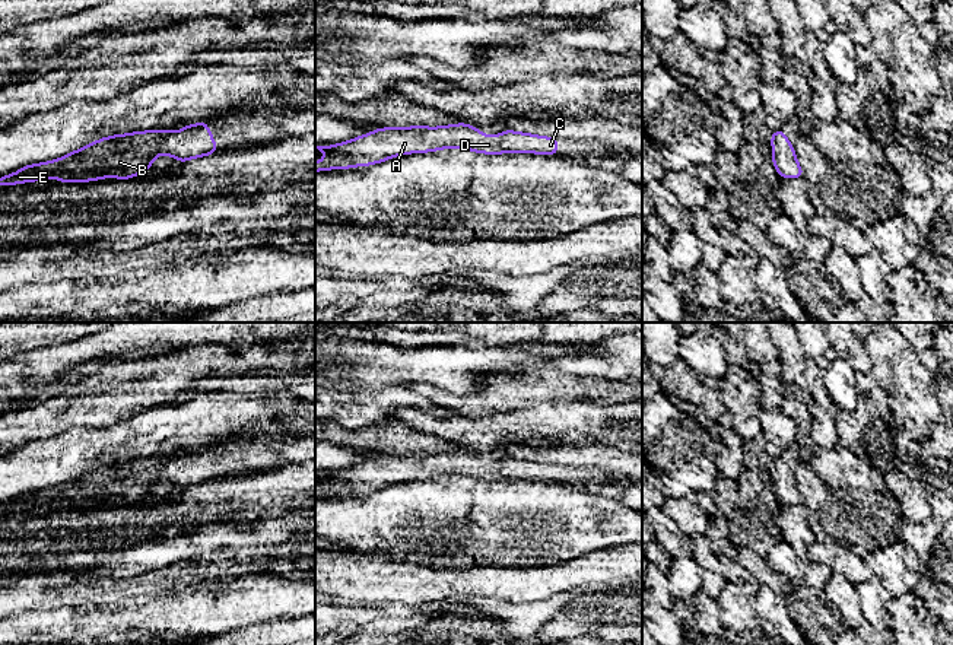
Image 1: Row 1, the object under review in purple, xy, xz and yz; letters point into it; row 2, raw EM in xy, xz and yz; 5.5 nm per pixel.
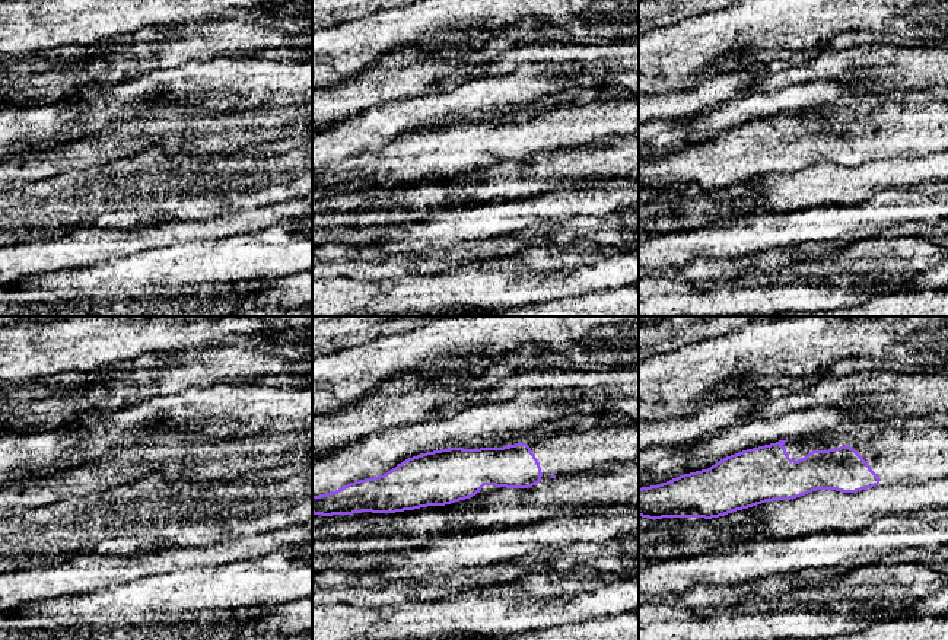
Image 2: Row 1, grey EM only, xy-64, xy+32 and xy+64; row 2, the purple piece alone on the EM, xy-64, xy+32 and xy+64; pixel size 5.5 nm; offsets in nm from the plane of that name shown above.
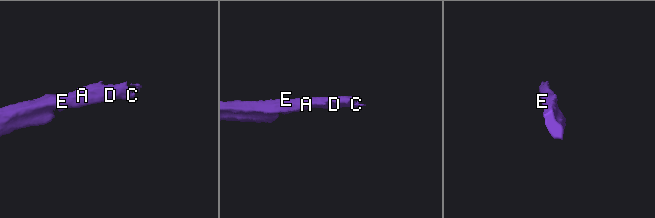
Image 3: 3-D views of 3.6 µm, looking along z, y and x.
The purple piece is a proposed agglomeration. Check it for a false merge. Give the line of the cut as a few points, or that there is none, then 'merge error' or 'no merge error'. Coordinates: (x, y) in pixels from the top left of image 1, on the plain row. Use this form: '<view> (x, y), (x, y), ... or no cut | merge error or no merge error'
no cut | no merge error

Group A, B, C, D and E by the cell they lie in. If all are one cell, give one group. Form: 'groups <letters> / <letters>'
groups A B C D E

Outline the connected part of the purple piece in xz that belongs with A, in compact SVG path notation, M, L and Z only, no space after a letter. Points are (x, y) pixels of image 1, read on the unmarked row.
M466 449L441 454L379 454L344 470L317 473L321 480L330 483L315 489L315 499L368 493L400 482L457 474L486 482L556 482L559 480L559 467L509 455L496 463L485 463L477 454Z

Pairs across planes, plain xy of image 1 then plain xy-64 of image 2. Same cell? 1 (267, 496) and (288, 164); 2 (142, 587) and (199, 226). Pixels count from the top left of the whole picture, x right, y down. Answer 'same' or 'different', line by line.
1: different
2: same

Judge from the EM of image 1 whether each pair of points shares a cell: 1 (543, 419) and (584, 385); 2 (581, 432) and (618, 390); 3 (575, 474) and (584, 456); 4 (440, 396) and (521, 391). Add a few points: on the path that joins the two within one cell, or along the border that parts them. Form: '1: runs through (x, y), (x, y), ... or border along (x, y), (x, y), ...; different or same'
1: border along (591, 402), (572, 403); different
2: border along (600, 403), (607, 406); different
3: border along (559, 466), (602, 467), (609, 479); different
4: runs through (460, 403), (488, 403), (501, 397); same

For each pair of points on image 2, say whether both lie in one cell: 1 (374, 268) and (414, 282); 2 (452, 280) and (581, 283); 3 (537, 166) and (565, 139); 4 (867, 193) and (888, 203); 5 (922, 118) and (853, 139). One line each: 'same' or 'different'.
1: different
2: same
3: different
4: different
5: same

